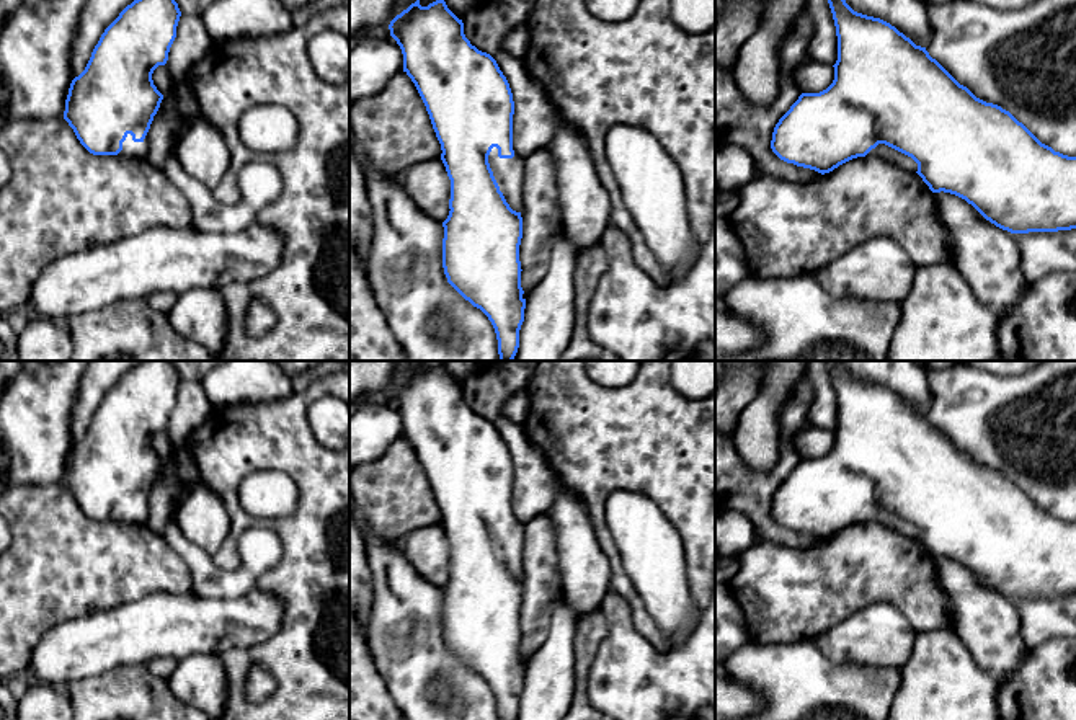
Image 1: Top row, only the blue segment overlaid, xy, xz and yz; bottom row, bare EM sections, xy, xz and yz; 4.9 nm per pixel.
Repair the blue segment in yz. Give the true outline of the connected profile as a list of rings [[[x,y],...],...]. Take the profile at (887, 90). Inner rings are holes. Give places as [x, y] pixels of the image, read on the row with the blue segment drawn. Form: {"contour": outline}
{"contour": [[[828,0],[838,36],[833,83],[820,93],[802,93],[774,127],[771,149],[784,162],[821,175],[865,155],[878,155],[918,173],[932,193],[950,193],[972,204],[986,220],[1011,233],[1076,229],[1076,157],[1042,144],[998,104],[976,98],[926,47],[916,46],[890,23],[854,11],[846,0]]]}

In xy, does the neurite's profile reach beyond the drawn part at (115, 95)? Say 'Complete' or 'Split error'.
Split error

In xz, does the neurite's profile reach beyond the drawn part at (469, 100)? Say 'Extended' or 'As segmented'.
Extended

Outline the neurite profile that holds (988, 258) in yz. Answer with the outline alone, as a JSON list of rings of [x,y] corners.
[[[936,193],[937,214],[949,230],[954,263],[975,299],[998,318],[1025,294],[1019,245],[1003,229],[985,222],[965,199]]]

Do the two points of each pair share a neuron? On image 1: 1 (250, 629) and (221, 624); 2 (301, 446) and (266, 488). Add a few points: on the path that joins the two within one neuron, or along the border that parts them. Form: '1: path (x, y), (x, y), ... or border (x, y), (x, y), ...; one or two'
1: path (244, 624), (227, 624); one
2: border (242, 480), (280, 469), (297, 487), (299, 503); two

